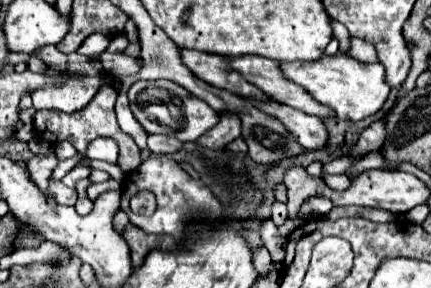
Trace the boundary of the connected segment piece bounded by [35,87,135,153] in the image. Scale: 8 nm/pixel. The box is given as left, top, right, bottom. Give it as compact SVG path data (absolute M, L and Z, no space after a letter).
M103 87L97 95L89 102L85 109L79 109L79 113L61 113L61 111L39 111L37 121L35 121L35 129L39 129L39 137L47 143L61 143L61 141L69 141L79 153L87 151L87 145L95 139L95 137L111 137L117 141L117 145L135 145L133 137L123 133L117 119L115 119L115 105L117 99L117 91L113 87Z

